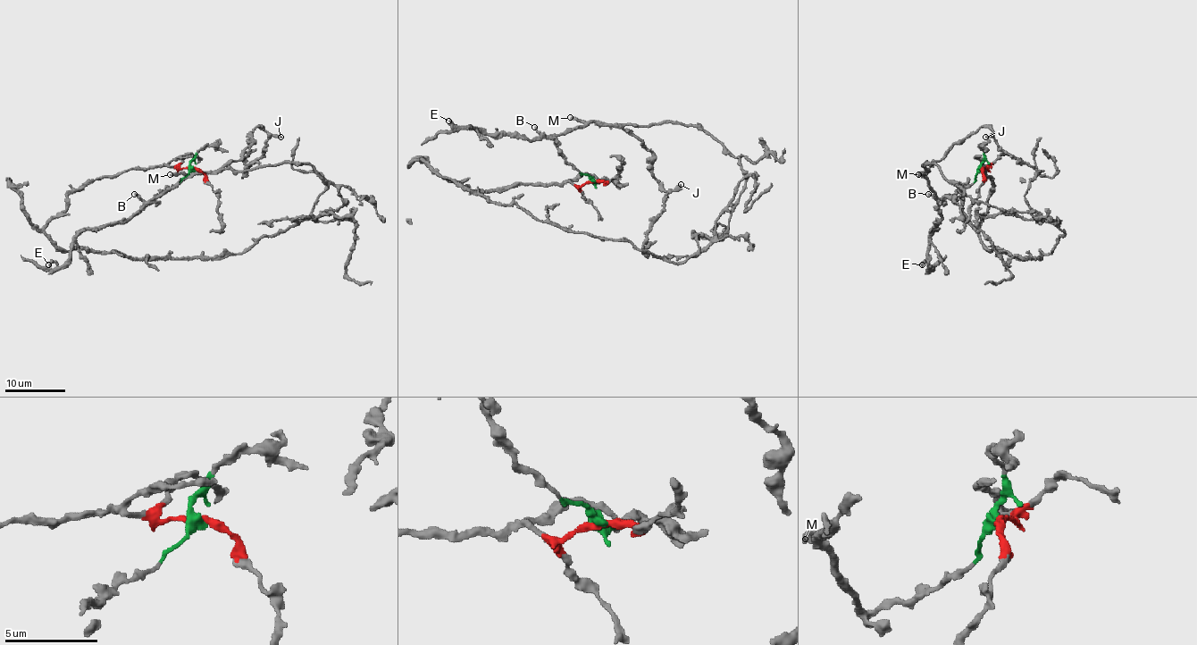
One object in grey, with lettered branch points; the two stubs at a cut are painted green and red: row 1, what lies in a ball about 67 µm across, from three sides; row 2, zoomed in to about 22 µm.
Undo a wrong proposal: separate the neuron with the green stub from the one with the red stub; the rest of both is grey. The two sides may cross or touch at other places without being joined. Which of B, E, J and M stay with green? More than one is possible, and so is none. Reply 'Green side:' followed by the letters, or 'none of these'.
Green side: B, E, J, M

